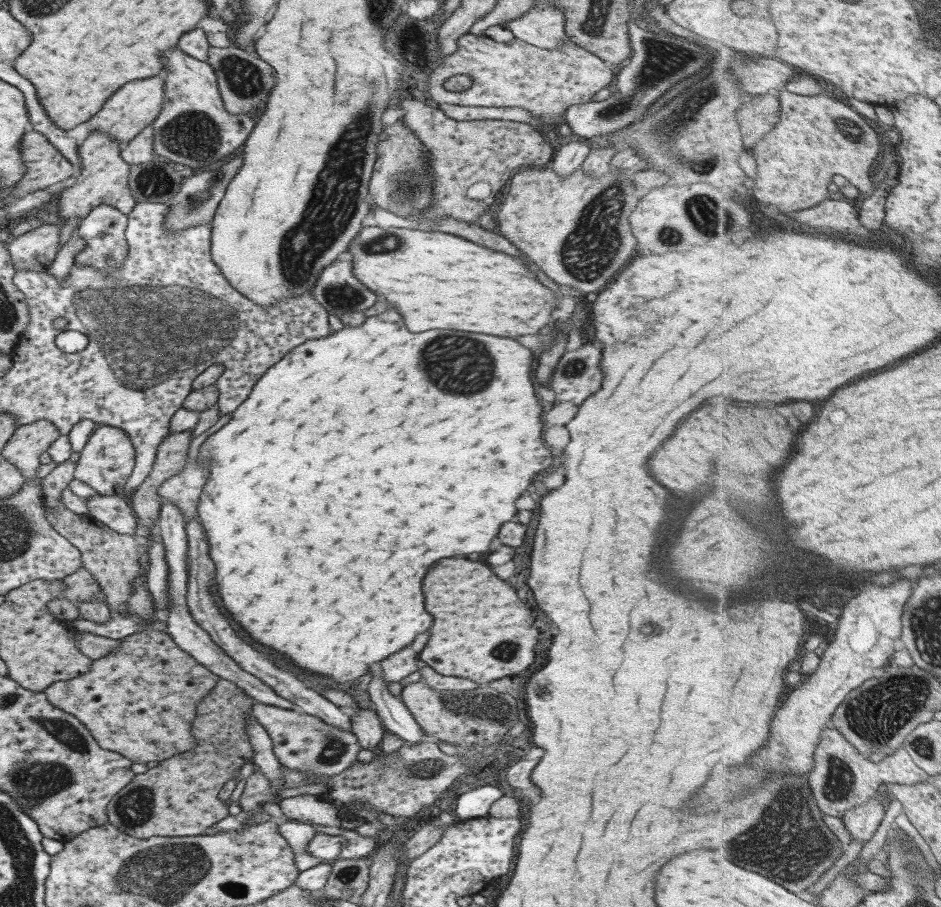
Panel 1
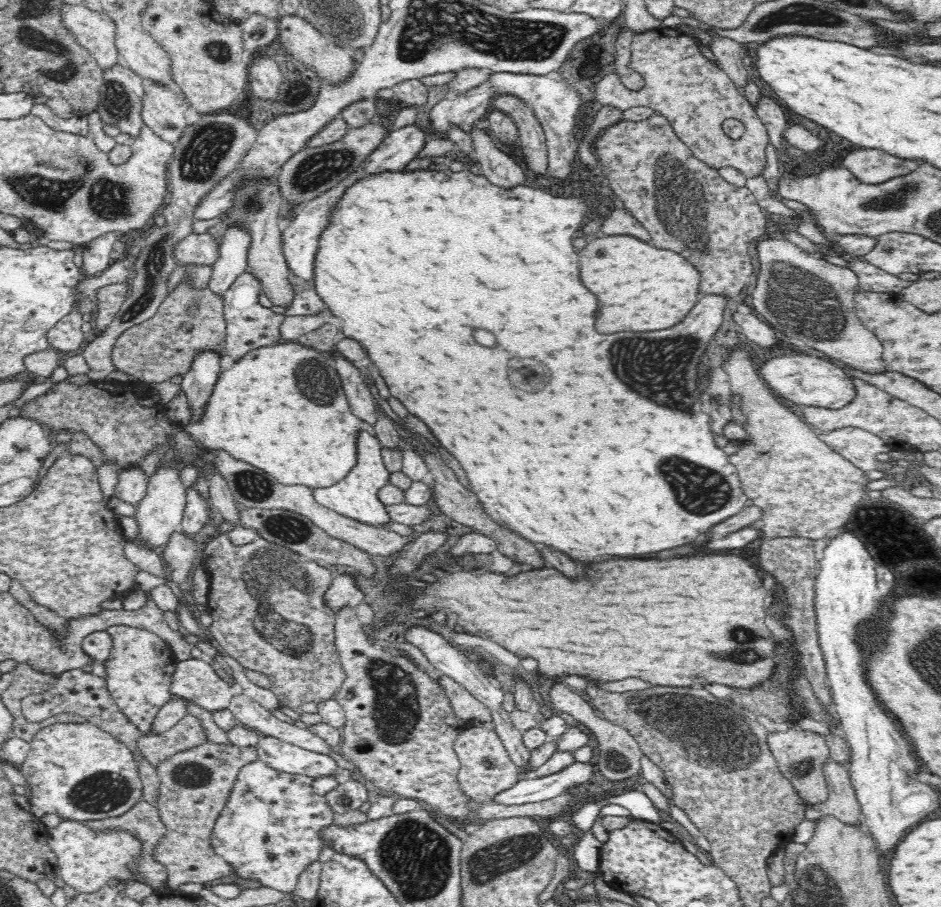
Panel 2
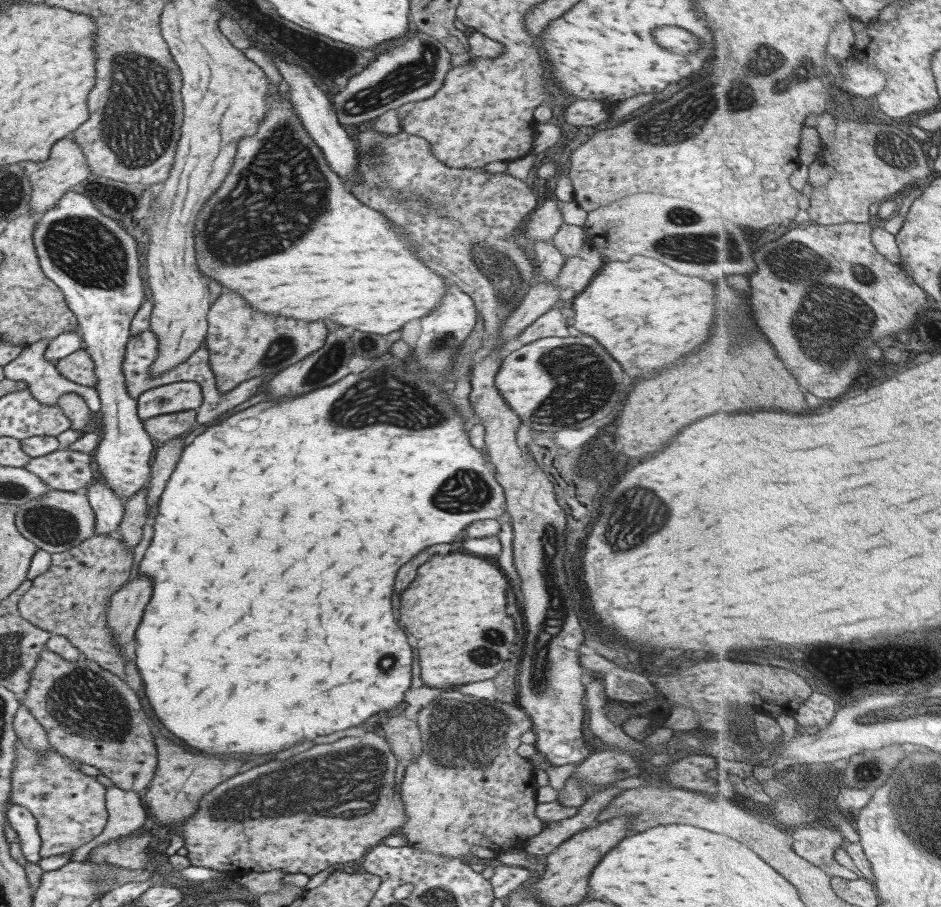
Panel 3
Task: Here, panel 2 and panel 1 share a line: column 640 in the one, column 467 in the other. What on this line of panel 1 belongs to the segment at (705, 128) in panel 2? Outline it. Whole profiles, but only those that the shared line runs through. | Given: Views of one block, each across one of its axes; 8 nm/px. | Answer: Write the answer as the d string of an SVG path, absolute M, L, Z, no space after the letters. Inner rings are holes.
M468 32L456 40L456 45L457 48L442 59L441 66L427 77L426 94L430 103L434 105L449 104L455 108L469 106L523 108L523 110L531 112L534 116L534 125L541 132L543 129L556 129L569 107L589 103L591 95L610 86L613 80L611 67L608 64L569 40L563 41L556 49L542 49L524 43L521 39L513 38L511 42L502 43L495 42L484 34L477 36ZM457 75L471 77L471 81L473 81L471 86L463 92L445 90L443 82L449 77Z

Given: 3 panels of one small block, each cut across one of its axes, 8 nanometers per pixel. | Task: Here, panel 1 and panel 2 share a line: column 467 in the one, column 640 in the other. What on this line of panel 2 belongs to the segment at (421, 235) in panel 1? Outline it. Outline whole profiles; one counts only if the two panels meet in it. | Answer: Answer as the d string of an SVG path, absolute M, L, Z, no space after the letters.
M604 236L592 240L580 252L580 278L598 298L596 330L614 332L656 332L680 322L700 298L700 273L682 256L658 250L628 236Z

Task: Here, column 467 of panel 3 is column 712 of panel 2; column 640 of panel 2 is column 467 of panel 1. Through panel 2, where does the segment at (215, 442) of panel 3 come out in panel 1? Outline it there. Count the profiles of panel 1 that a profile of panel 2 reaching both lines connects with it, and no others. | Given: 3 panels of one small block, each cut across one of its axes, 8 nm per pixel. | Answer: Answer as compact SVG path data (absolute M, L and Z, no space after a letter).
M385 310L383 314L365 318L365 322L357 328L343 326L341 330L330 331L323 338L307 340L303 345L291 349L281 360L270 366L252 386L247 398L233 412L230 412L232 417L203 441L196 456L196 460L200 460L200 462L208 460L208 475L200 492L196 516L203 527L207 547L209 547L207 556L213 560L213 566L215 566L215 594L221 600L221 604L225 606L227 614L231 614L231 620L239 628L243 628L243 632L251 640L285 656L293 668L300 668L308 674L325 676L337 683L353 681L363 676L366 670L372 669L379 661L405 648L407 644L411 644L417 634L423 634L431 626L431 616L423 610L423 594L421 594L421 576L427 572L427 568L439 558L447 558L447 556L451 558L455 554L485 552L489 546L489 540L497 534L497 526L501 526L501 522L509 522L515 516L517 496L521 496L521 492L529 486L531 478L535 478L537 472L547 470L547 466L551 464L551 454L549 454L549 450L543 448L543 442L541 442L541 422L539 422L541 406L533 394L533 388L531 388L533 384L529 380L531 362L533 362L531 352L511 338L497 338L497 336L487 336L487 334L467 334L467 332L457 332L457 330L427 330L421 334L411 334L405 330L403 320L395 310Z

